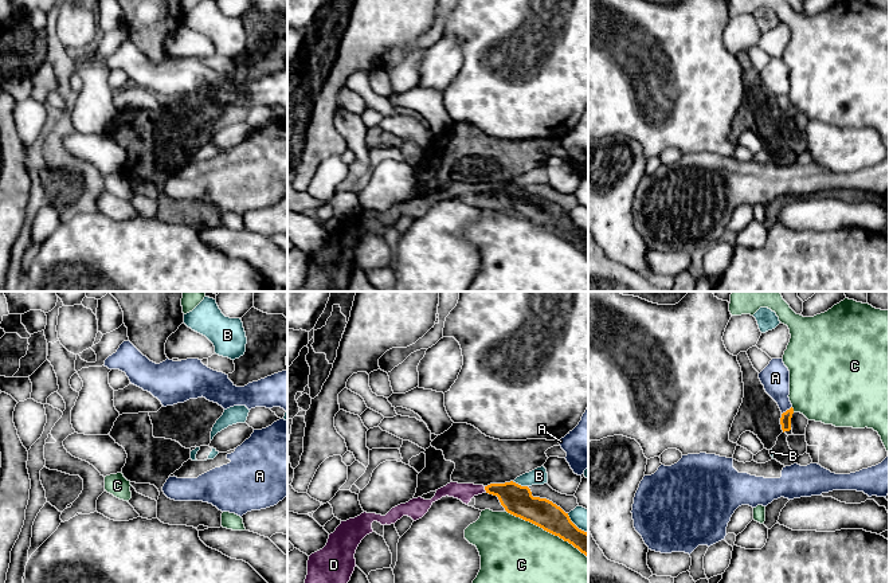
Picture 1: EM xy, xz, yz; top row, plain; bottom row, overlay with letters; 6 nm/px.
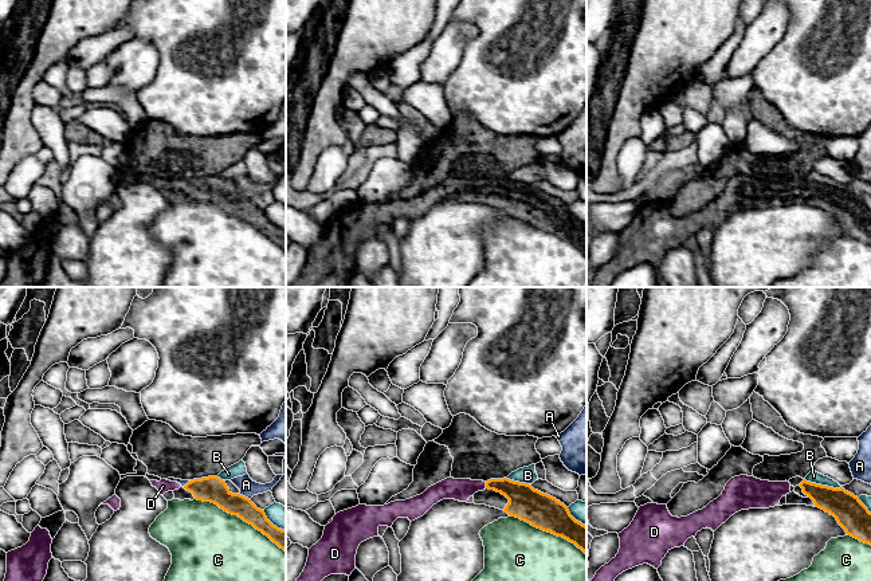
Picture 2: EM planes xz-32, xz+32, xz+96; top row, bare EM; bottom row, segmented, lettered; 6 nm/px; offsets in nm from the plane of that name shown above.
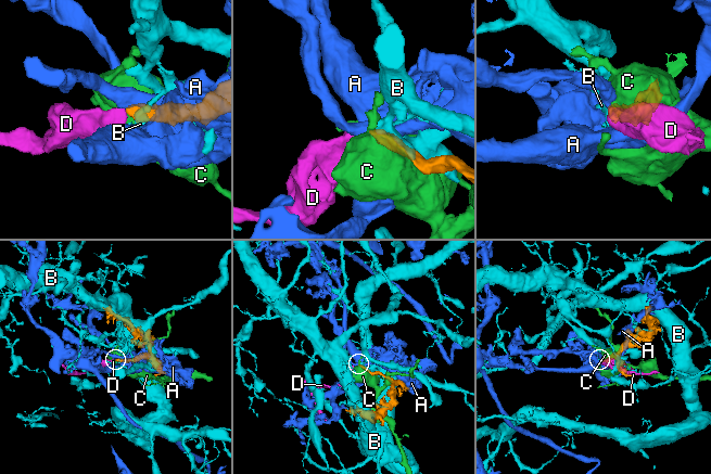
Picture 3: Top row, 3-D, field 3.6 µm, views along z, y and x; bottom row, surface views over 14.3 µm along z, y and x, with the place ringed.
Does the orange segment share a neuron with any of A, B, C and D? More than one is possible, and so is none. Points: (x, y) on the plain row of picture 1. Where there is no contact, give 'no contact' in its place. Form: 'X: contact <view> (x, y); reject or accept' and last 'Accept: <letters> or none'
A: contact yz (787, 109); reject
B: contact xz (520, 184); reject
C: contact xz (547, 230); reject
D: contact xz (485, 188); accept
Accept: D

